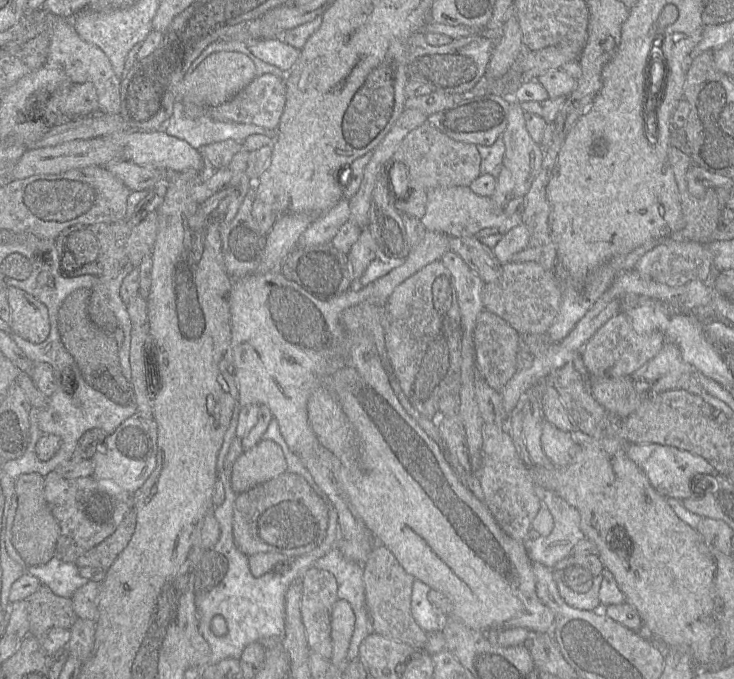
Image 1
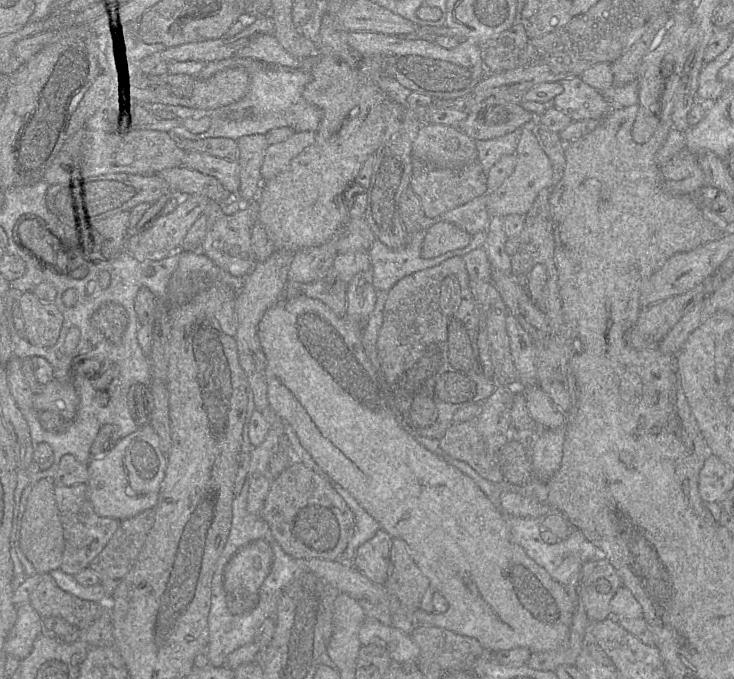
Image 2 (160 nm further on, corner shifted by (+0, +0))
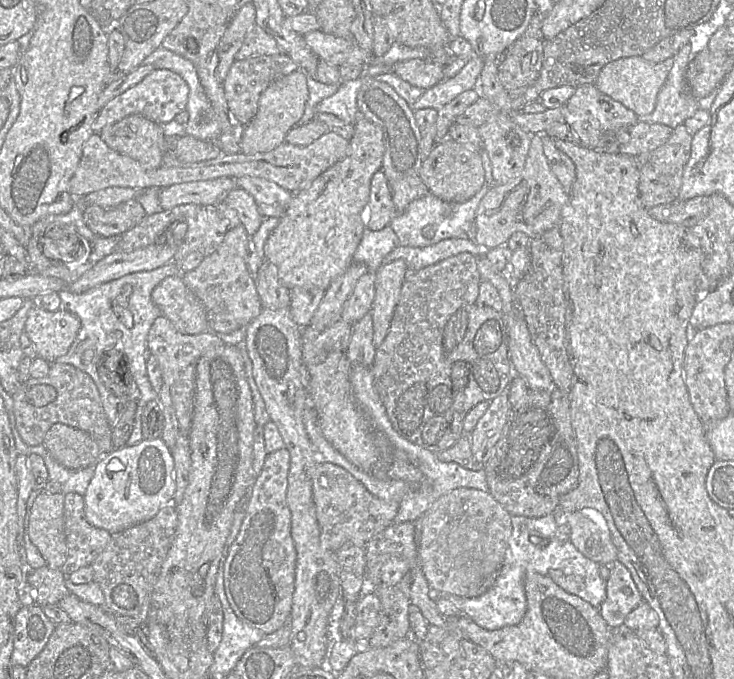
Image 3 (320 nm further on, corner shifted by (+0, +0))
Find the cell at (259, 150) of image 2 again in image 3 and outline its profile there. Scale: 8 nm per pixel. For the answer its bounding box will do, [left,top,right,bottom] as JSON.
[241,70,308,153]

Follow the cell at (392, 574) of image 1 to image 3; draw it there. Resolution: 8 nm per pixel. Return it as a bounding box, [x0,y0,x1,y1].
[414,488,511,598]

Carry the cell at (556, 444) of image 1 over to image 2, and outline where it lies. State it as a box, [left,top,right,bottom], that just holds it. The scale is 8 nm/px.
[523,384,567,429]

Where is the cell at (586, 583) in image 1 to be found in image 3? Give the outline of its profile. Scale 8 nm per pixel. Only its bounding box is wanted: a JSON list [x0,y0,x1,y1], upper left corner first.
[598,561,644,630]

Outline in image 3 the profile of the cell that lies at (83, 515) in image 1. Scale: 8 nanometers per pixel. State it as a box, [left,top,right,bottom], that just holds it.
[60,493,112,577]

